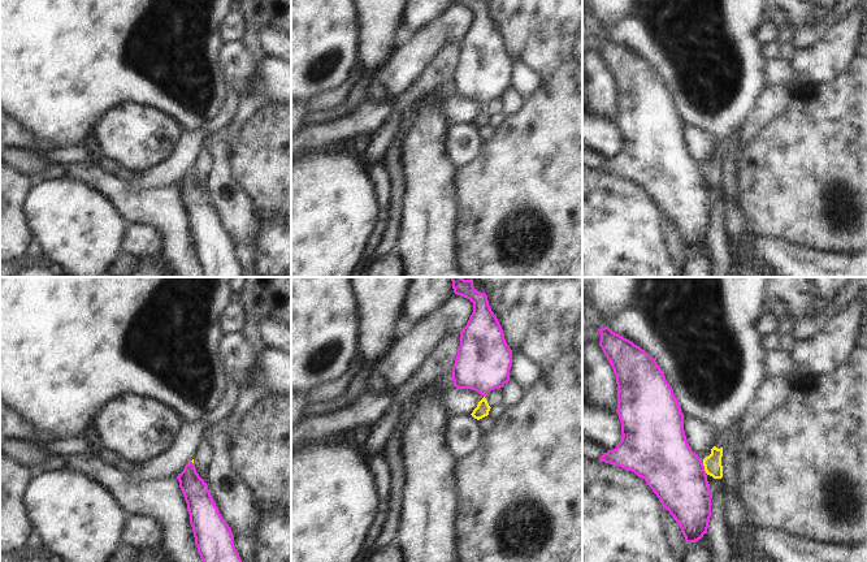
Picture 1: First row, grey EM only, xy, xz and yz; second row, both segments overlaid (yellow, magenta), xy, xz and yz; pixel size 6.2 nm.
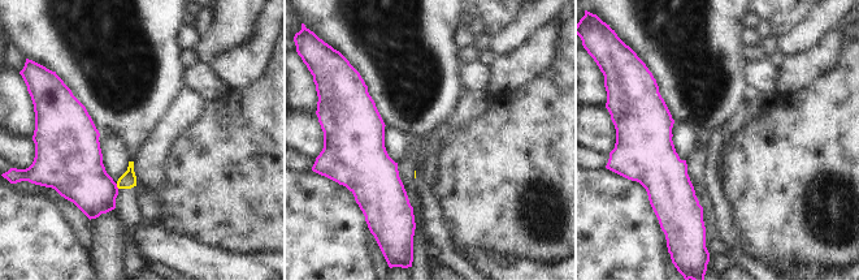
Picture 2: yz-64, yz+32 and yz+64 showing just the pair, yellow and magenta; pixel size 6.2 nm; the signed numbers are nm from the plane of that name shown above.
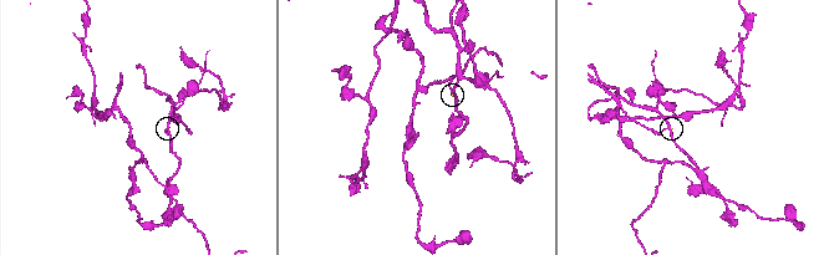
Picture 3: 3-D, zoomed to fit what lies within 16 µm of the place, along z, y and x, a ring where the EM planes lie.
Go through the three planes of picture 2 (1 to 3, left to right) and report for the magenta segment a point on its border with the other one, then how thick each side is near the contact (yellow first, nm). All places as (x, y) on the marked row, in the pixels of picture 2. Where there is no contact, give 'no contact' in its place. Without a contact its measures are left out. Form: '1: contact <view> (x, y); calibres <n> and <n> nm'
1: contact yz-64 (117, 186); calibres 100 and 320 nm
2: no contact
3: no contact

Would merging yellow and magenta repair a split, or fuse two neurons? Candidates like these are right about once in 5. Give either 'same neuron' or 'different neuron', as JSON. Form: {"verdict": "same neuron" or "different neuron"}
{"verdict": "different neuron"}

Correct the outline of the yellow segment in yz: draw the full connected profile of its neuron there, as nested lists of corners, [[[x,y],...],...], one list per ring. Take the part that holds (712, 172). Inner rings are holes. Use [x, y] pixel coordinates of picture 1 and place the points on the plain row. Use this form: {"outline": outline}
{"outline": [[[585,0],[601,21],[601,23],[606,27],[608,36],[623,44],[624,47],[632,49],[634,53],[640,55],[645,59],[650,65],[655,68],[660,78],[663,79],[667,91],[673,98],[673,103],[681,116],[681,121],[684,125],[690,125],[698,127],[706,133],[708,133],[714,139],[718,140],[718,146],[715,147],[715,155],[711,157],[711,163],[703,168],[705,180],[707,183],[714,187],[708,191],[710,198],[712,200],[711,207],[711,226],[708,229],[707,246],[710,250],[710,277],[728,277],[728,272],[733,264],[733,259],[728,251],[728,245],[731,239],[725,230],[725,207],[723,200],[723,154],[725,151],[725,146],[732,135],[732,133],[741,126],[746,117],[753,111],[757,98],[766,85],[763,75],[763,65],[766,60],[762,57],[760,48],[762,46],[755,39],[755,30],[759,27],[762,22],[768,20],[770,10],[767,8],[766,0]]]}

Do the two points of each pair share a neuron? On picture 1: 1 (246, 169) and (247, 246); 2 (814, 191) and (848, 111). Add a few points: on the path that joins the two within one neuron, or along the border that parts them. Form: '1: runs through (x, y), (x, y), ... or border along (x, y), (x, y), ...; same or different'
1: border along (229, 167), (232, 178), (251, 202), (256, 219); different
2: runs through (833, 172), (848, 158), (848, 130); same

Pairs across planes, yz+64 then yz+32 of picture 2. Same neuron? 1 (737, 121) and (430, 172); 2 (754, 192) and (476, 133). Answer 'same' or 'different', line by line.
1: same
2: same

